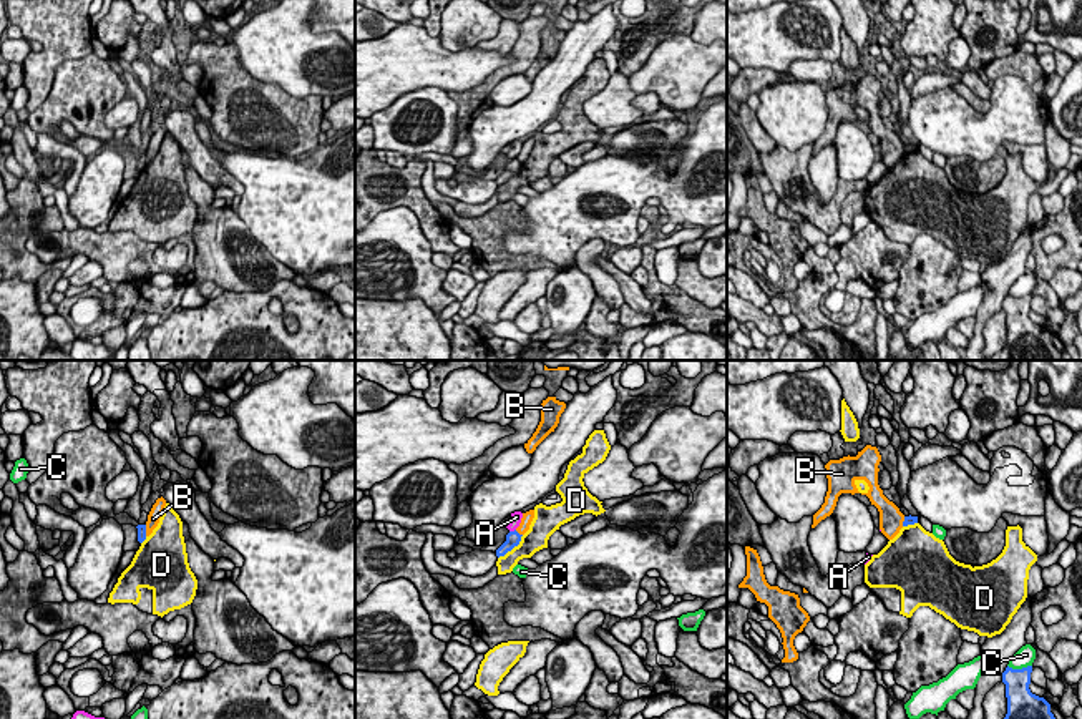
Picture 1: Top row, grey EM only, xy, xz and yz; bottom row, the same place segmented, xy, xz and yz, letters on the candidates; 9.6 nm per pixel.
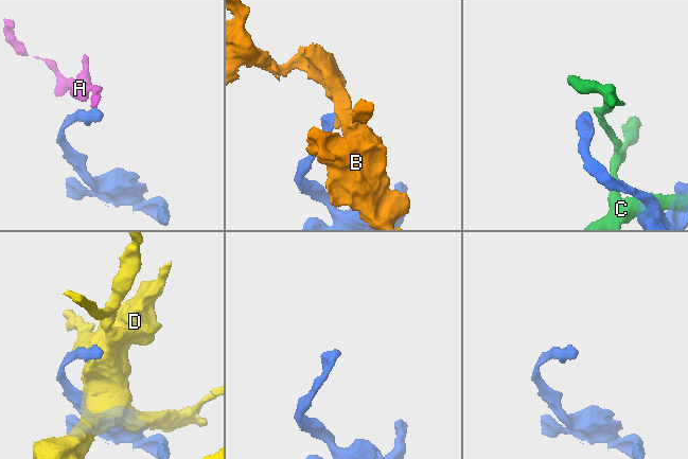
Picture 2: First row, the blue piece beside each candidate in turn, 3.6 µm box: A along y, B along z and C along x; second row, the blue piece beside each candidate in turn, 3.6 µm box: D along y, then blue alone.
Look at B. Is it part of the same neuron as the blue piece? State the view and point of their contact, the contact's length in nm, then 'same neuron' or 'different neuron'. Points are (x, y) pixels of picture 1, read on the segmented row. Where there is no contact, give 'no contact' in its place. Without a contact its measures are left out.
contact xz (516, 532); length 100 nm; different neuron

